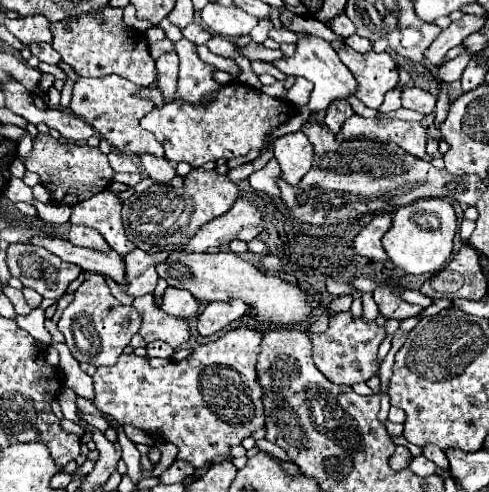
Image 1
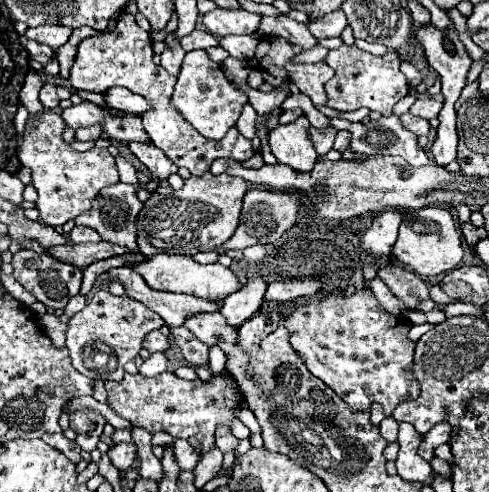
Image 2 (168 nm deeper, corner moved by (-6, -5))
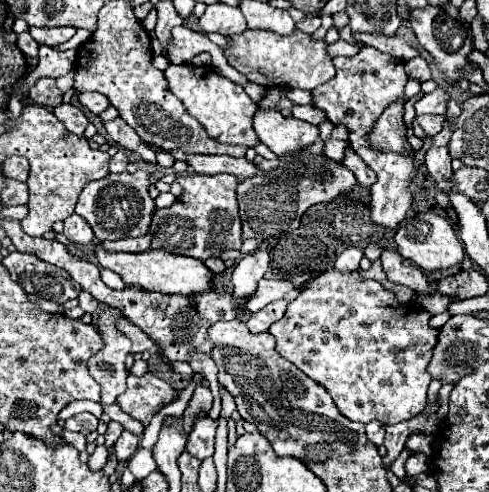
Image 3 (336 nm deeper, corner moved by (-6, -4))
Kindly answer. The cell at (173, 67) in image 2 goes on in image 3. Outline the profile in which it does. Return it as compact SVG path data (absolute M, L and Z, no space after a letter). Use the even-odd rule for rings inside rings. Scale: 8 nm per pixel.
M158 1L156 11L158 11L158 21L156 21L156 29L154 29L154 31L156 31L158 41L166 47L166 43L170 41L170 31L172 31L172 27L182 25L184 19L176 13L172 1Z

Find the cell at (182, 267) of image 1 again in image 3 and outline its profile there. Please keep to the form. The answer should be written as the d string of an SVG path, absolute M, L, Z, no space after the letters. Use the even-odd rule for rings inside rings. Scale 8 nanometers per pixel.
M96 243L92 251L94 251L100 267L118 273L126 285L134 285L144 291L192 295L192 293L202 293L202 291L212 289L212 281L214 281L212 271L202 261L192 259L192 257L174 255L174 253L168 253L162 249L160 251L148 249L142 253L118 253L118 251L106 251L100 243Z

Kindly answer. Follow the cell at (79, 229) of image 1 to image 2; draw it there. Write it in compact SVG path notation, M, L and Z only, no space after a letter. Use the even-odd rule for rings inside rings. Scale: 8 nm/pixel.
M74 226L74 230L68 234L68 238L78 244L78 242L100 242L102 238L98 236L98 232L86 228L86 226Z

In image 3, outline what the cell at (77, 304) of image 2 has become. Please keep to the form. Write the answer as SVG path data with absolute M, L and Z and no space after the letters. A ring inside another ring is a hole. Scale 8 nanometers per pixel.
M82 291L80 295L78 295L78 301L80 301L80 307L86 311L86 313L96 313L98 311L98 307L100 307L100 303L90 295L90 293L86 293L86 291Z

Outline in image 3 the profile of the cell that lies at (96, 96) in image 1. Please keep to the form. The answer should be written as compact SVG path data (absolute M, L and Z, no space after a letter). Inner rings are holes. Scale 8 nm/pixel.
M62 103L62 105L58 105L52 113L56 115L58 121L64 123L64 127L66 127L70 133L74 133L74 135L82 135L82 133L84 133L84 129L86 129L86 115L82 113L80 107Z

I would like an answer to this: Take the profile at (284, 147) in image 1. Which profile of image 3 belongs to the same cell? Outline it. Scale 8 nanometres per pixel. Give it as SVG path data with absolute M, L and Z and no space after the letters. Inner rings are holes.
M258 109L252 117L252 127L260 141L278 157L300 151L320 137L316 125L296 117L282 117L278 109Z

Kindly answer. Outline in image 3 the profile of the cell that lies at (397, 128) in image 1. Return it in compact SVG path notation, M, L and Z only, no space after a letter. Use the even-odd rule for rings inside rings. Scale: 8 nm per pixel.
M418 115L416 119L418 119L420 127L424 129L424 133L426 133L428 137L438 135L438 133L442 131L442 127L444 127L444 121L446 121L444 115Z

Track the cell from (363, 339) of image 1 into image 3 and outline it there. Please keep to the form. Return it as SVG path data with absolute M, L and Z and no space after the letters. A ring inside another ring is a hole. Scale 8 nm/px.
M330 269L314 277L300 291L288 305L284 317L272 323L270 333L276 339L276 351L322 385L344 417L360 423L376 419L382 425L394 425L412 419L428 405L426 391L432 375L426 367L432 359L432 349L438 343L438 329L430 327L430 319L432 315L428 311L406 309L398 303L396 295L384 289L378 281L362 279L358 269L352 273Z

